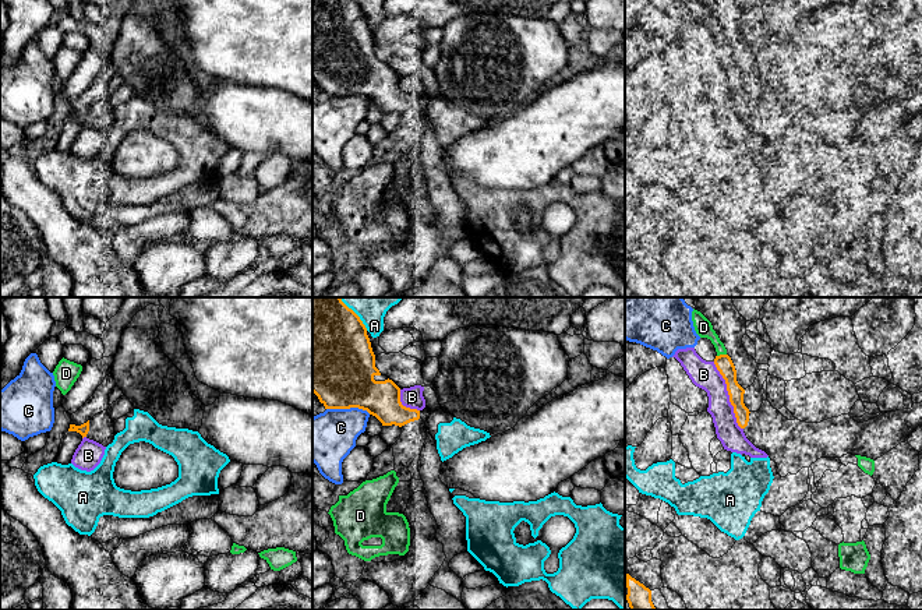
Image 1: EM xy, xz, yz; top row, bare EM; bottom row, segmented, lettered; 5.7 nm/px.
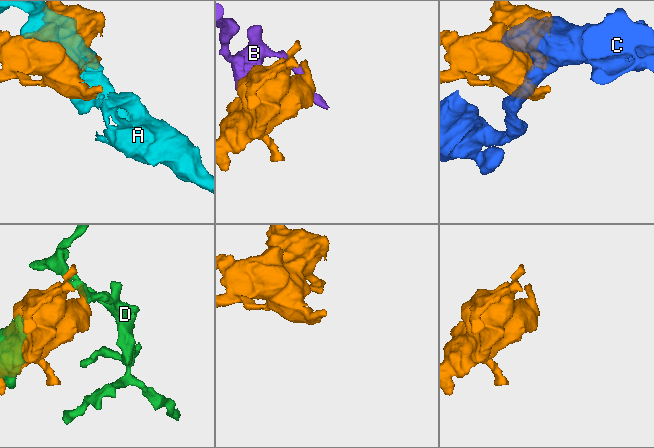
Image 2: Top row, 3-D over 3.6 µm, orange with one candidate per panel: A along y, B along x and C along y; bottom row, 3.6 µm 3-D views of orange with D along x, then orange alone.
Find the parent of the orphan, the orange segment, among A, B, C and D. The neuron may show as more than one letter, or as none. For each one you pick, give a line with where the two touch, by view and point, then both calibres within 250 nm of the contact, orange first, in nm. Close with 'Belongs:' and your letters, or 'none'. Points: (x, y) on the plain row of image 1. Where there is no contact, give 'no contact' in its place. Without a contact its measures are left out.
Belongs: none

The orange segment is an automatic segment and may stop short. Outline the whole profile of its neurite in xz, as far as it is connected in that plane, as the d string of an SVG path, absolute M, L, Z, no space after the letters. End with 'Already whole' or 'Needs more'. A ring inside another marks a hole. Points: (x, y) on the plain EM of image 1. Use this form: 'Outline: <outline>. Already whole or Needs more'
Outline: M312 0L312 80L325 96L358 95L375 103L382 113L399 113L402 116L400 126L392 133L395 159L402 162L399 169L421 168L418 148L427 126L425 109L420 105L420 98L402 92L400 75L392 67L375 68L375 63L381 63L381 60L375 54L375 42L360 4L356 0Z. Needs more

